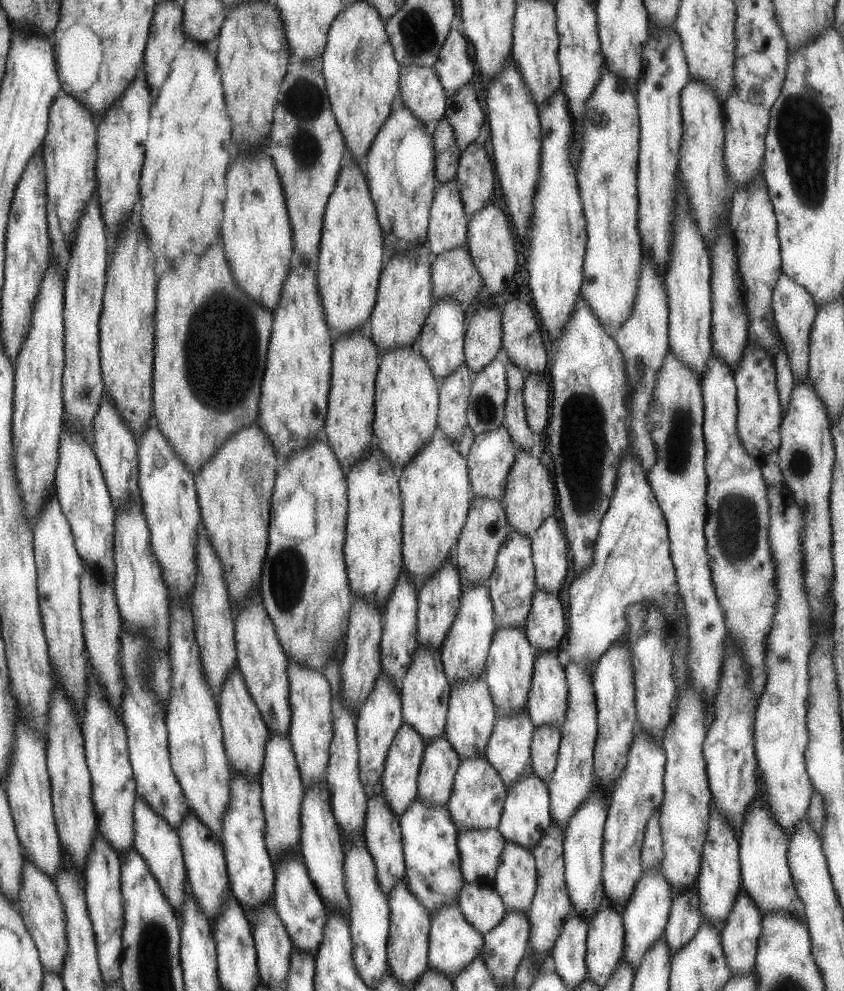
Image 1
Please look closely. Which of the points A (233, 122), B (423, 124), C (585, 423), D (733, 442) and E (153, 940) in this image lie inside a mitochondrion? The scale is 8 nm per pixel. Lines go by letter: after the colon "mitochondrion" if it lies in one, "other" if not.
A: other
B: other
C: mitochondrion
D: other
E: mitochondrion

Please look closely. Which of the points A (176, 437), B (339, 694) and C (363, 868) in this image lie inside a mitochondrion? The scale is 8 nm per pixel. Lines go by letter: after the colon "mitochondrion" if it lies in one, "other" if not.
A: other
B: other
C: mitochondrion

